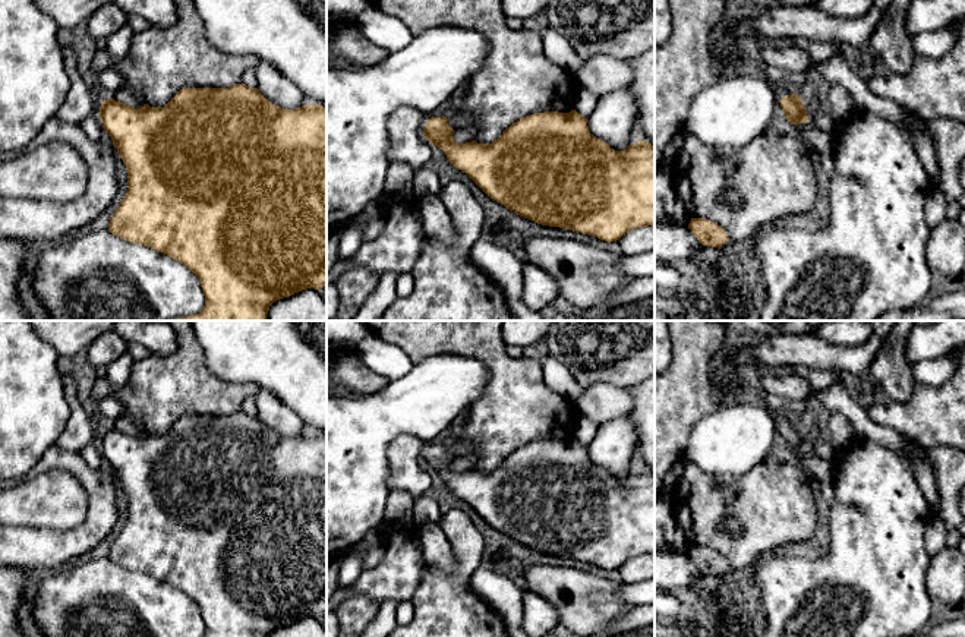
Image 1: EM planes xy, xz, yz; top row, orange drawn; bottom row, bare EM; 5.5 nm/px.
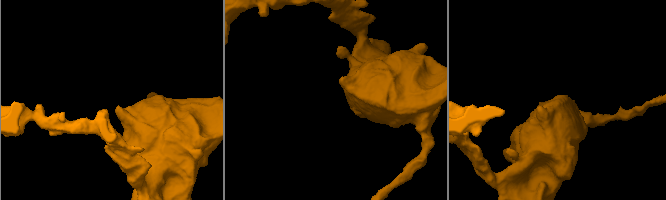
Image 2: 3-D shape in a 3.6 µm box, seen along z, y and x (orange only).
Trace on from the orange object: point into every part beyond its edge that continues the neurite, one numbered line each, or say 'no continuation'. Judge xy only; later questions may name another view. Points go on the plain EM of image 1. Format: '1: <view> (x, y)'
1: xy (79, 431)

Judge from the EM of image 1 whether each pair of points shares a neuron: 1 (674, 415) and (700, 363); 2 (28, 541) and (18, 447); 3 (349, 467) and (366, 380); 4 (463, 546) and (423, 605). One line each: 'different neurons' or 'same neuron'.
1: same neuron
2: different neurons
3: different neurons
4: same neuron

